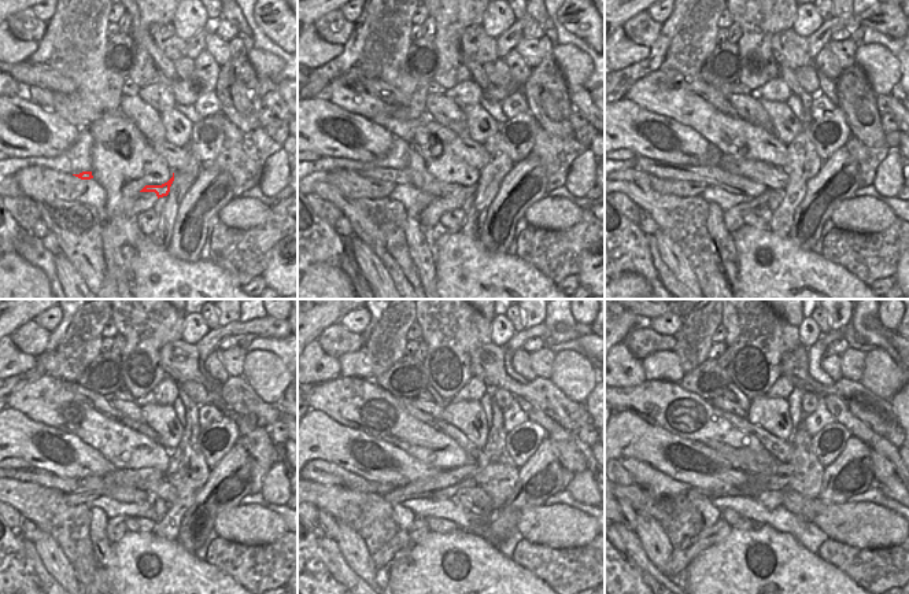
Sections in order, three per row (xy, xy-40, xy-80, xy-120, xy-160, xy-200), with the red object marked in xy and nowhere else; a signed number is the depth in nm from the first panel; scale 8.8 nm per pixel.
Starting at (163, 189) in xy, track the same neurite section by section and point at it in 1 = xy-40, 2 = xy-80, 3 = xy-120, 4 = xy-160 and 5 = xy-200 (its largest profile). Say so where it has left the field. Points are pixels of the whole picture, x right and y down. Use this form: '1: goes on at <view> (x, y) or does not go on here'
1: goes on at xy-40 (468, 191)
2: goes on at xy-80 (712, 174)
3: goes on at xy-120 (65, 484)
4: goes on at xy-160 (325, 478)
5: goes on at xy-200 (632, 482)

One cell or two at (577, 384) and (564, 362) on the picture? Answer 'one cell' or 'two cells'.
one cell

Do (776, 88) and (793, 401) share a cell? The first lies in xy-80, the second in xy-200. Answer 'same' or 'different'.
different

